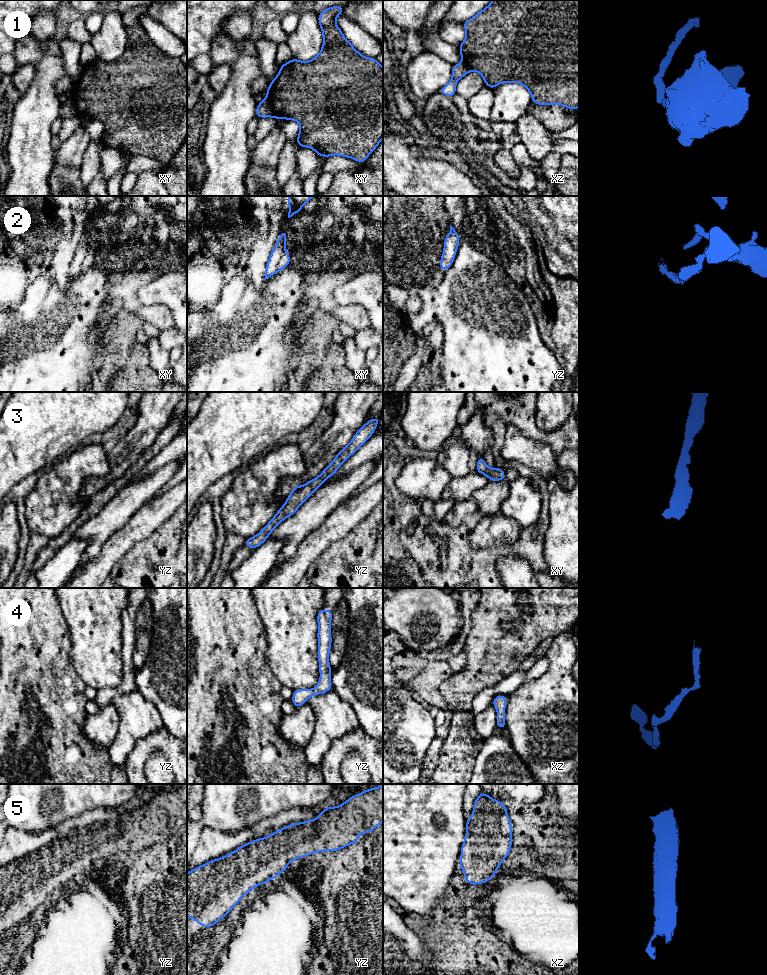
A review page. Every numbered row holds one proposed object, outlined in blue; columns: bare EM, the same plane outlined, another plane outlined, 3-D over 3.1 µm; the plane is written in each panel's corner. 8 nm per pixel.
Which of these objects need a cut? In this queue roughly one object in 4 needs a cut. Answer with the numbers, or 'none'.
1

